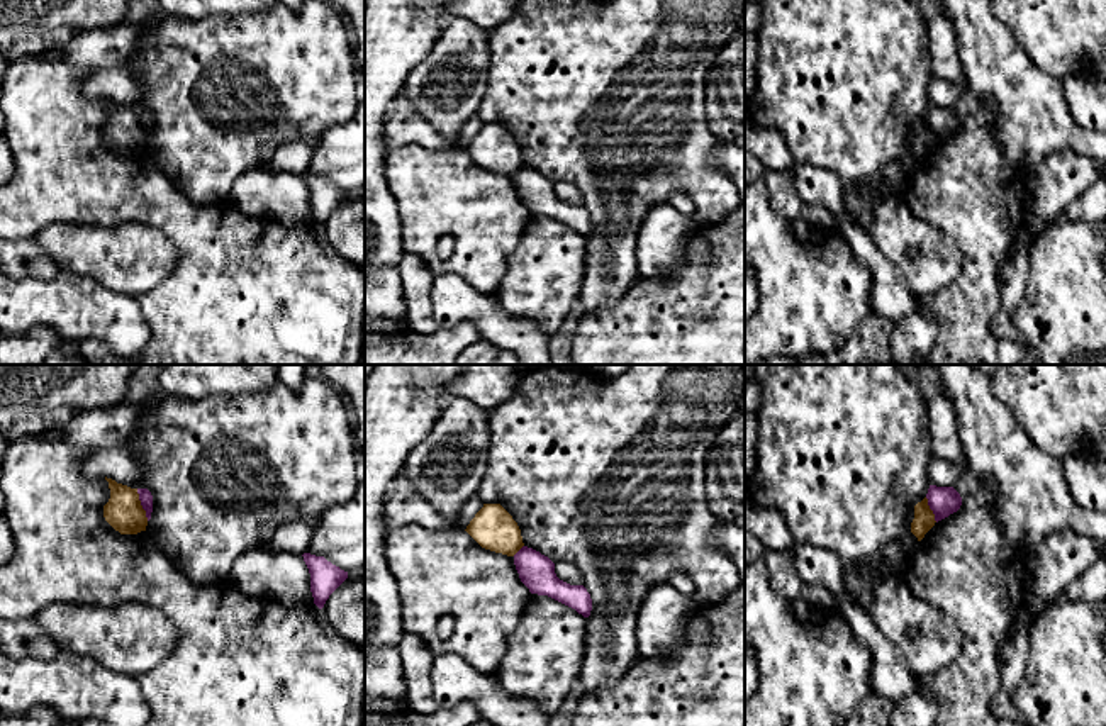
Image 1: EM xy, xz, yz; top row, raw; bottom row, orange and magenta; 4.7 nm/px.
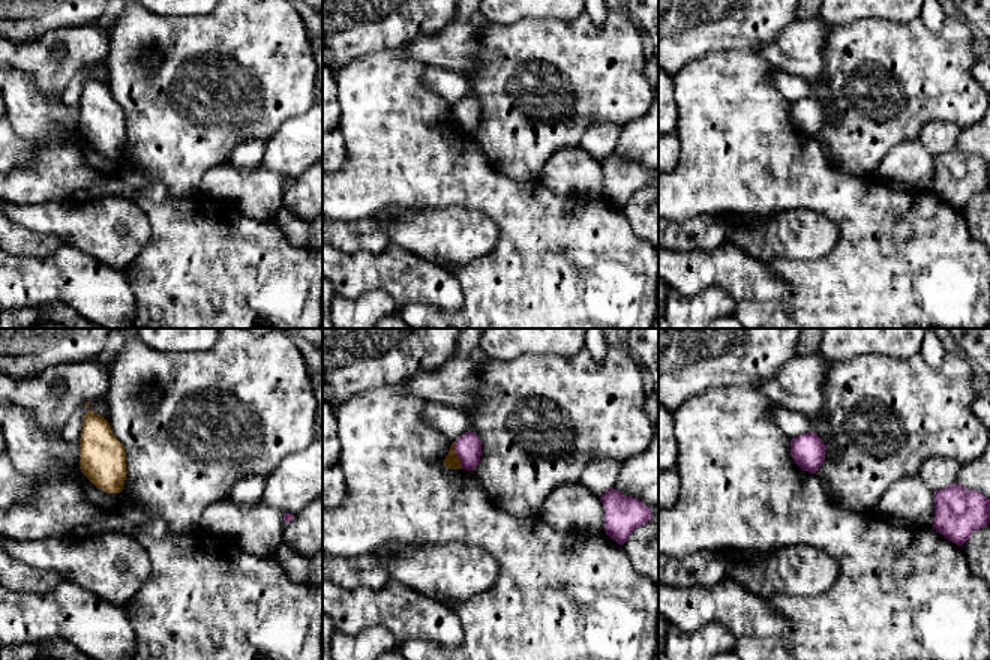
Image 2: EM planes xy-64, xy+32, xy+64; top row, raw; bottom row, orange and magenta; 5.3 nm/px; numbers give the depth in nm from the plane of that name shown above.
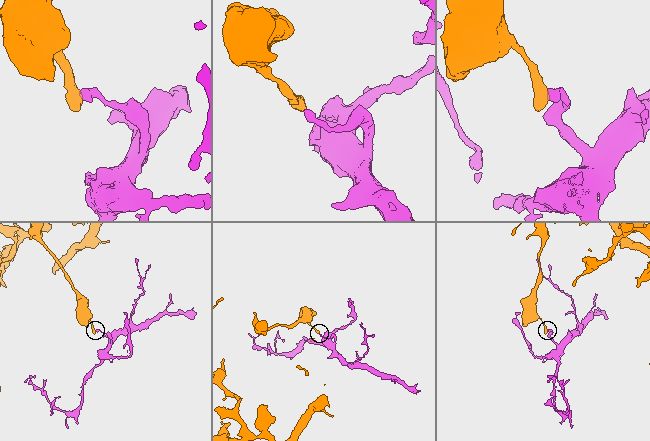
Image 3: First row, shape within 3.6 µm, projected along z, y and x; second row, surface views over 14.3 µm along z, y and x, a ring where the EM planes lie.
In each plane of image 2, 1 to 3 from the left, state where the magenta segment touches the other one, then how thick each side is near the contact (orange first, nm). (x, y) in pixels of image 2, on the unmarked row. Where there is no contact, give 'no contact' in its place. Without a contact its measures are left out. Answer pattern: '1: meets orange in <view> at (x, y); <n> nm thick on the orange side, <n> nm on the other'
1: no contact
2: meets orange in xy+32 at (455, 119); 80 nm thick on the orange side, 140 nm on the other
3: no contact

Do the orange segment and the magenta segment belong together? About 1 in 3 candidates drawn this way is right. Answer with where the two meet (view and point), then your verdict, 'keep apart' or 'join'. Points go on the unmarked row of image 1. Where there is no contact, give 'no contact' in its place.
contact xy (139, 124); keep apart

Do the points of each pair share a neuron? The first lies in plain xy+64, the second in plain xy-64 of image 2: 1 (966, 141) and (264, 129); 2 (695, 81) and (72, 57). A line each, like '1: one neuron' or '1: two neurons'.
1: two neurons
2: two neurons

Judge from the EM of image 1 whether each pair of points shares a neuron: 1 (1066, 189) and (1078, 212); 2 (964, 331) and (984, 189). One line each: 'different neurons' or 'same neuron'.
1: different neurons
2: same neuron

